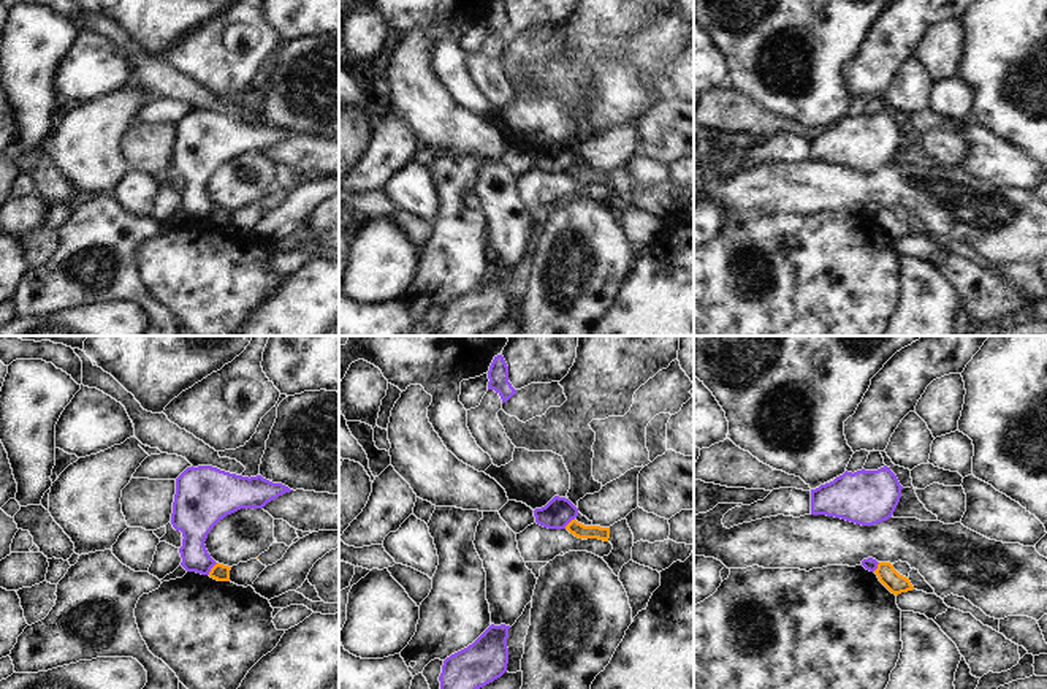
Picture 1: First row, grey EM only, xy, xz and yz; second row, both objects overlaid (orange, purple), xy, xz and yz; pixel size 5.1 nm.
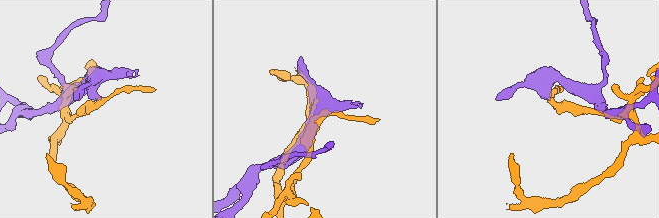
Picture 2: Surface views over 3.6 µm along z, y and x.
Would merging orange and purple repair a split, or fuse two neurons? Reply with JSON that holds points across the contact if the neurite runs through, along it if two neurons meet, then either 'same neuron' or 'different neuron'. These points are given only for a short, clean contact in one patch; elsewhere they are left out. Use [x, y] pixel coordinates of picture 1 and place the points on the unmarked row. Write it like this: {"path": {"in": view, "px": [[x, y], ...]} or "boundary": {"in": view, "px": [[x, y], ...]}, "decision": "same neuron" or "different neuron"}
{"boundary": {"in": "xy", "px": [[217, 208], [208, 219]]}, "decision": "different neuron"}

